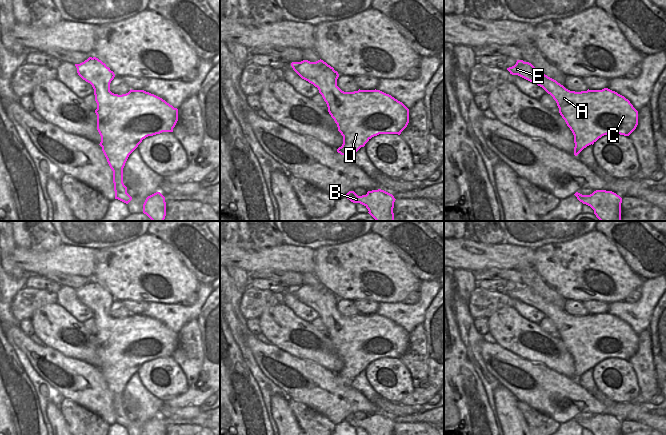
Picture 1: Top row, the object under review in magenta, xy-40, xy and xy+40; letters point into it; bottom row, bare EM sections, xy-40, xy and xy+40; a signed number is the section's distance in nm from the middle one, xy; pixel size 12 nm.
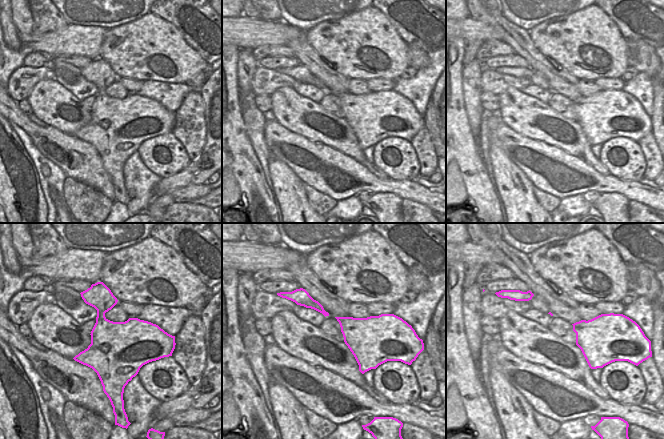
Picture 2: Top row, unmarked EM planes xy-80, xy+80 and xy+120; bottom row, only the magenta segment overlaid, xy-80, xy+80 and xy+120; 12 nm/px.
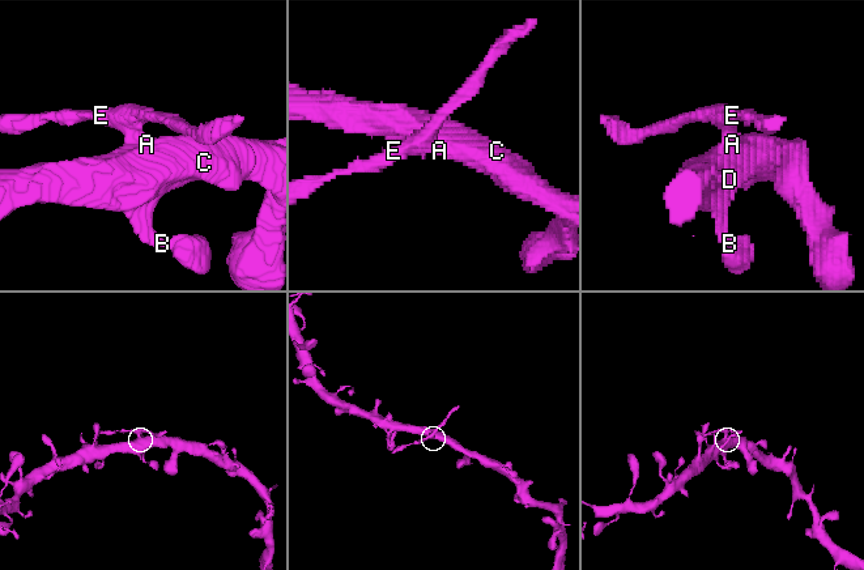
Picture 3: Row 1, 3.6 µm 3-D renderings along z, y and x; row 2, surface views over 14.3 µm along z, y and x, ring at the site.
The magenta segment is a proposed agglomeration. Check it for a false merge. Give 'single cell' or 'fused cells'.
fused cells

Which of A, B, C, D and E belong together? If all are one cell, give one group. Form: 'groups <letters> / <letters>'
groups A B C D / E

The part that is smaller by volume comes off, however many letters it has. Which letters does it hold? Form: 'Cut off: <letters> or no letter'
Cut off: E

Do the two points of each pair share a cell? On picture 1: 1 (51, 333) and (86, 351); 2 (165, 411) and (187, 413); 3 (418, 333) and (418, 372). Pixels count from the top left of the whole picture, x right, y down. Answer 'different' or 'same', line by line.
1: same
2: same
3: same

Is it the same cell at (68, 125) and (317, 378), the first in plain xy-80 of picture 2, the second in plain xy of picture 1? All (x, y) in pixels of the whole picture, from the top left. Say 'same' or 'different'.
different

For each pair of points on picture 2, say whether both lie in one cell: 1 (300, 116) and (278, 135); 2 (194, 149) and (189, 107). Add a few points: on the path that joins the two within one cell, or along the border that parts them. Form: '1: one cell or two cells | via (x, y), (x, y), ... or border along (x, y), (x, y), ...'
1: two cells | border along (274, 119), (290, 130), (307, 138)
2: one cell | via (194, 139), (199, 128), (193, 117)

